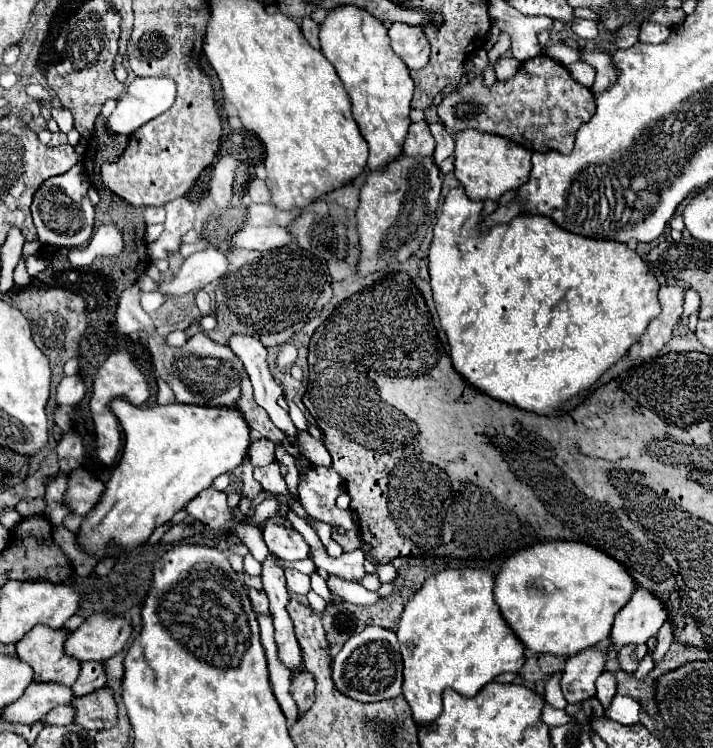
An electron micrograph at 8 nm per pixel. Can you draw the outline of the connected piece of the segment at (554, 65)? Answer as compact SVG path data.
M544 54L520 64L518 72L510 80L496 82L494 86L486 86L482 74L476 74L474 80L470 80L466 86L458 88L456 92L448 94L438 104L438 118L444 124L448 134L454 136L460 130L474 128L478 132L504 136L504 138L524 146L530 152L556 150L560 154L570 154L574 148L574 138L576 138L578 128L582 124L586 124L592 116L594 116L594 94L592 94L592 90L586 86L580 86L560 62L556 62Z

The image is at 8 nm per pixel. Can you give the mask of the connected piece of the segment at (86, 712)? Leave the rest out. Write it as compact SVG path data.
M106 688L74 698L72 706L76 708L74 724L80 724L86 730L104 730L116 726L116 702L112 692Z

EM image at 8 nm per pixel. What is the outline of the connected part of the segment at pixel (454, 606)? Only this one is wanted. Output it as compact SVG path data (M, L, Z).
M466 568L466 570L442 570L422 584L422 588L404 606L398 626L398 640L402 646L404 660L404 686L402 694L412 708L412 718L416 724L428 726L442 712L442 692L454 688L462 696L476 696L482 686L492 682L498 674L518 672L524 666L524 644L506 624L500 608L494 602L494 582L496 574L486 568Z

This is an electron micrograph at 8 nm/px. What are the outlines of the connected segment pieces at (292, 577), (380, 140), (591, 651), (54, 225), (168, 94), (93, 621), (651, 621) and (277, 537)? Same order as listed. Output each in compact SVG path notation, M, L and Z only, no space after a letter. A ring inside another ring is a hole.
M286 568L284 575L290 592L296 592L296 594L308 594L310 592L310 576L306 576L294 568Z
M336 6L320 24L322 54L336 68L346 92L352 98L352 114L370 146L368 170L382 170L402 152L410 126L410 100L414 82L406 64L392 52L384 24L356 6Z
M608 638L606 646L592 646L582 654L574 654L572 658L568 658L560 680L564 698L568 704L584 702L586 698L592 698L596 694L594 680L600 676L600 672L604 672L606 654L610 646L612 642Z
M76 164L66 174L48 178L48 182L44 182L40 190L36 190L34 202L32 202L32 218L42 244L78 248L90 240L92 228L94 228L94 212L86 194L88 188L90 188L88 174L82 164Z
M134 78L118 100L116 110L108 118L108 126L116 134L134 134L142 124L166 112L176 98L176 82L172 78Z
M90 616L64 642L64 654L78 662L106 662L116 656L132 634L130 622L120 616Z
M638 588L630 602L620 610L612 628L612 642L616 648L624 644L644 644L656 636L660 626L668 620L666 604L646 588Z
M268 520L264 524L264 542L268 544L274 558L284 562L308 558L308 544L294 528L284 528Z

